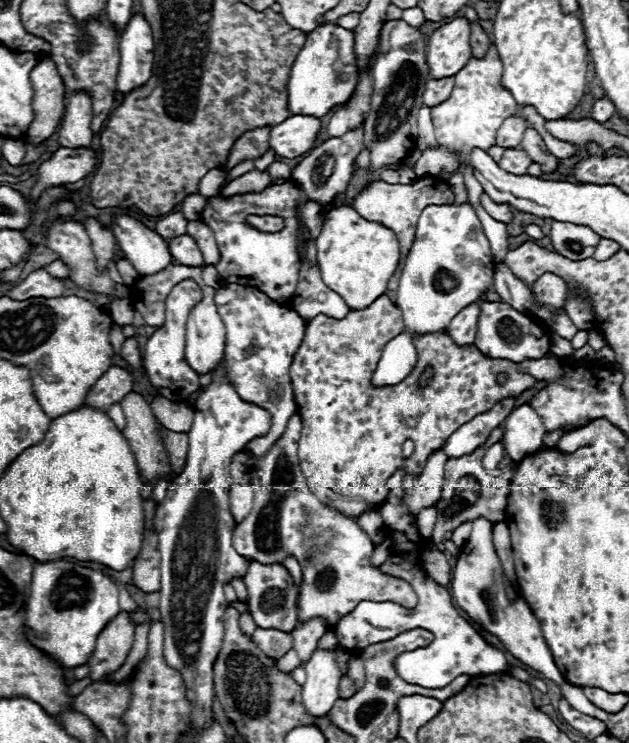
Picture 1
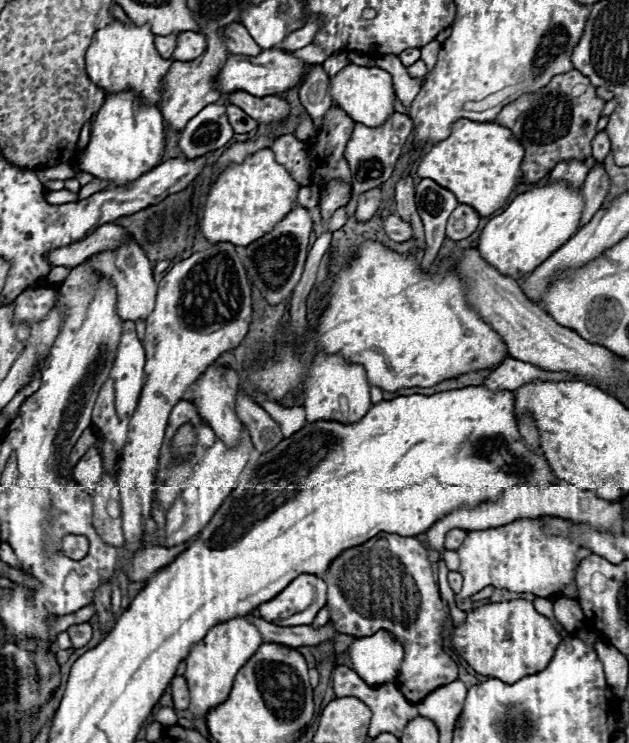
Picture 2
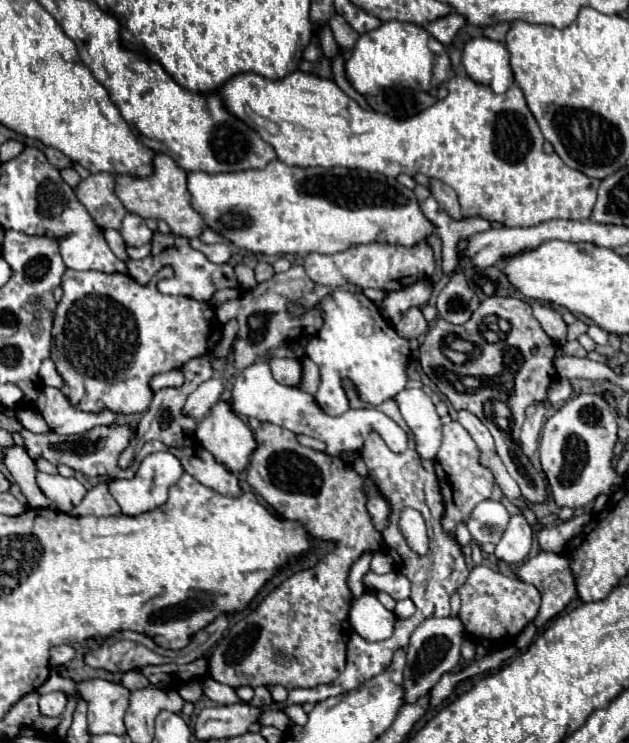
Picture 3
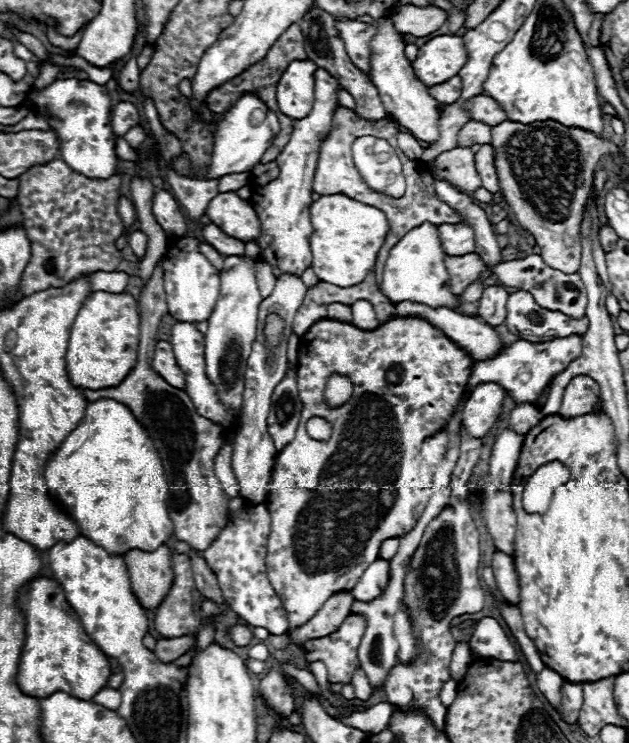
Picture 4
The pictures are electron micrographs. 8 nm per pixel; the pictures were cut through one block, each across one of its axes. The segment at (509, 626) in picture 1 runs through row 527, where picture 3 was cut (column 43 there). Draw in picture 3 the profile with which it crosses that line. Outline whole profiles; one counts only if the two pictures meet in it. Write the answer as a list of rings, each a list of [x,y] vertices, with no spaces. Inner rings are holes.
[[[44,472],[36,474],[36,482],[40,486],[40,490],[54,502],[54,506],[62,512],[70,512],[74,506],[78,506],[82,502],[82,498],[86,496],[86,488],[82,486],[82,482],[78,482],[76,478],[62,478],[60,474],[50,476]]]

